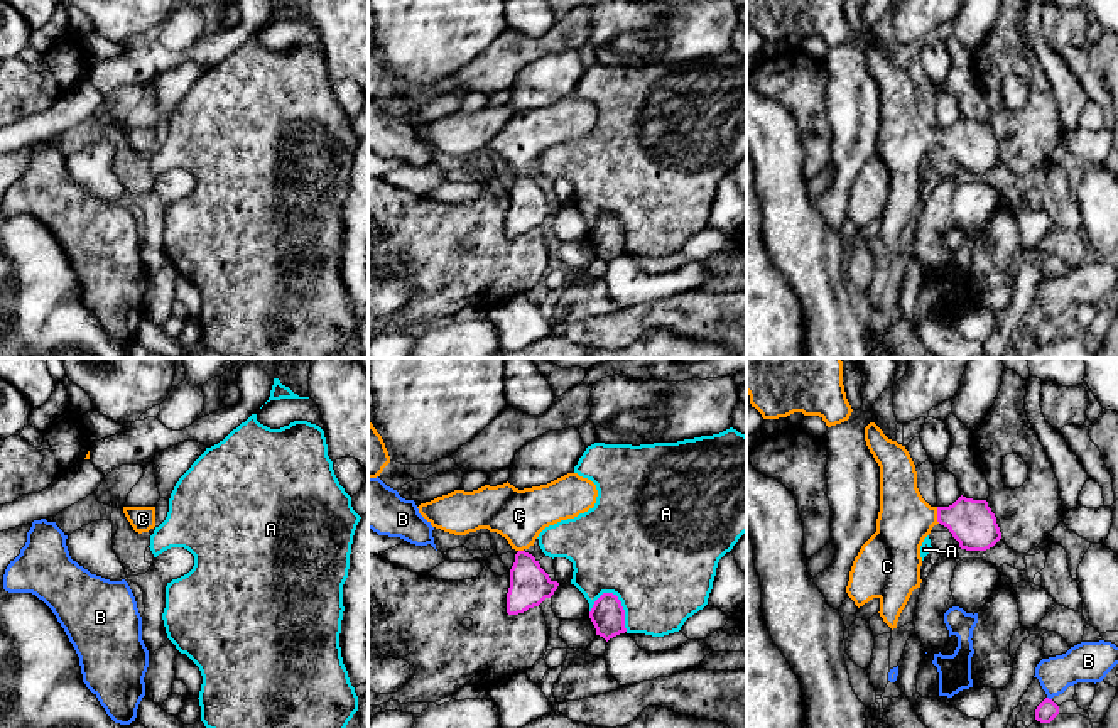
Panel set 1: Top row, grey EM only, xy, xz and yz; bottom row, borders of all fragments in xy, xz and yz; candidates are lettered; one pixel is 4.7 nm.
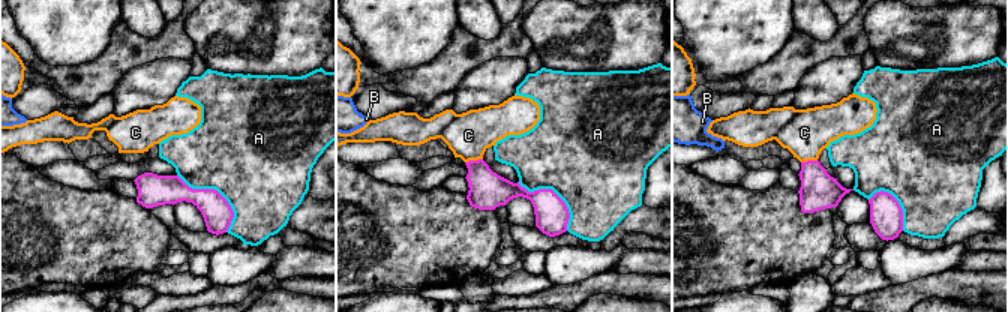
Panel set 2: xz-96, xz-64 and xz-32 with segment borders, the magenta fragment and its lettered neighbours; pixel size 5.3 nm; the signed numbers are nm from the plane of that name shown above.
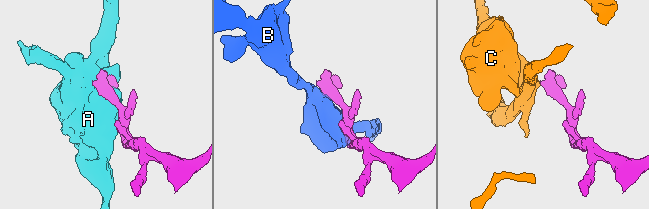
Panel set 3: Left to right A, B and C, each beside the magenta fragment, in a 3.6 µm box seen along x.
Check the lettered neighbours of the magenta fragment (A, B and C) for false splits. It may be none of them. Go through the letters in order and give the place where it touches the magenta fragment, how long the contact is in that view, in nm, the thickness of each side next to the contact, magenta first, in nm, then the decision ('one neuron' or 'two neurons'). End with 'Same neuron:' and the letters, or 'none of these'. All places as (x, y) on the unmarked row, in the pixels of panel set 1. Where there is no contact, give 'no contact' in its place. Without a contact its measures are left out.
A: xz (622, 228) | 220 nm | 160/480 nm | two neurons
B: yz (1047, 320) | 30 nm | 100/190 nm | two neurons
C: yz (938, 137) | 80 nm | 220/260 nm | one neuron
Same neuron: C

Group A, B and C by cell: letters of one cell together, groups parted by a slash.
A / B / C

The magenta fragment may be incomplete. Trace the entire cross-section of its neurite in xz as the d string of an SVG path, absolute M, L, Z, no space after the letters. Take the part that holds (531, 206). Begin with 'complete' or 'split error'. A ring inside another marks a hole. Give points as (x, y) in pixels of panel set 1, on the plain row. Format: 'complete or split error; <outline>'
split error; M567 95L547 106L524 111L508 103L473 113L454 111L417 130L432 149L444 154L466 157L488 150L508 162L517 176L510 191L507 235L518 236L539 228L559 208L527 171L545 149L593 130L596 118L591 101Z

